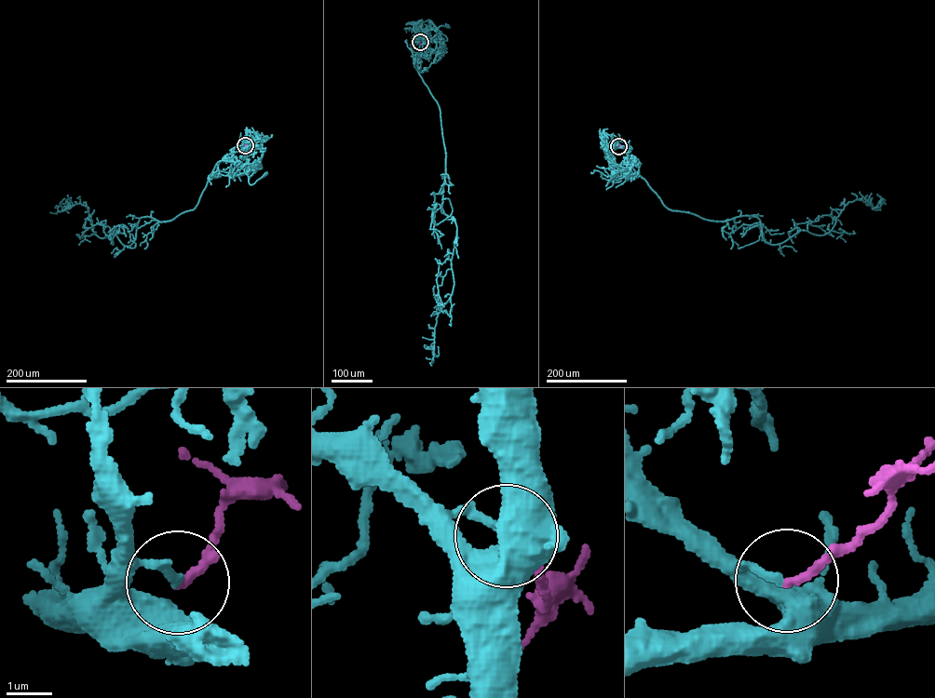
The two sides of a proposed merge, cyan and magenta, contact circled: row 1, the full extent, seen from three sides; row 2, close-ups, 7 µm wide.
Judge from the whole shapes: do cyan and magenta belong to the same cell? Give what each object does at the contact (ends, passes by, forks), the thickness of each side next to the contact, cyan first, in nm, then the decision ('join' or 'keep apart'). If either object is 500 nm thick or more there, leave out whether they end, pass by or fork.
cyan ends; magenta ends; calibres 180 and 160 nm; join

